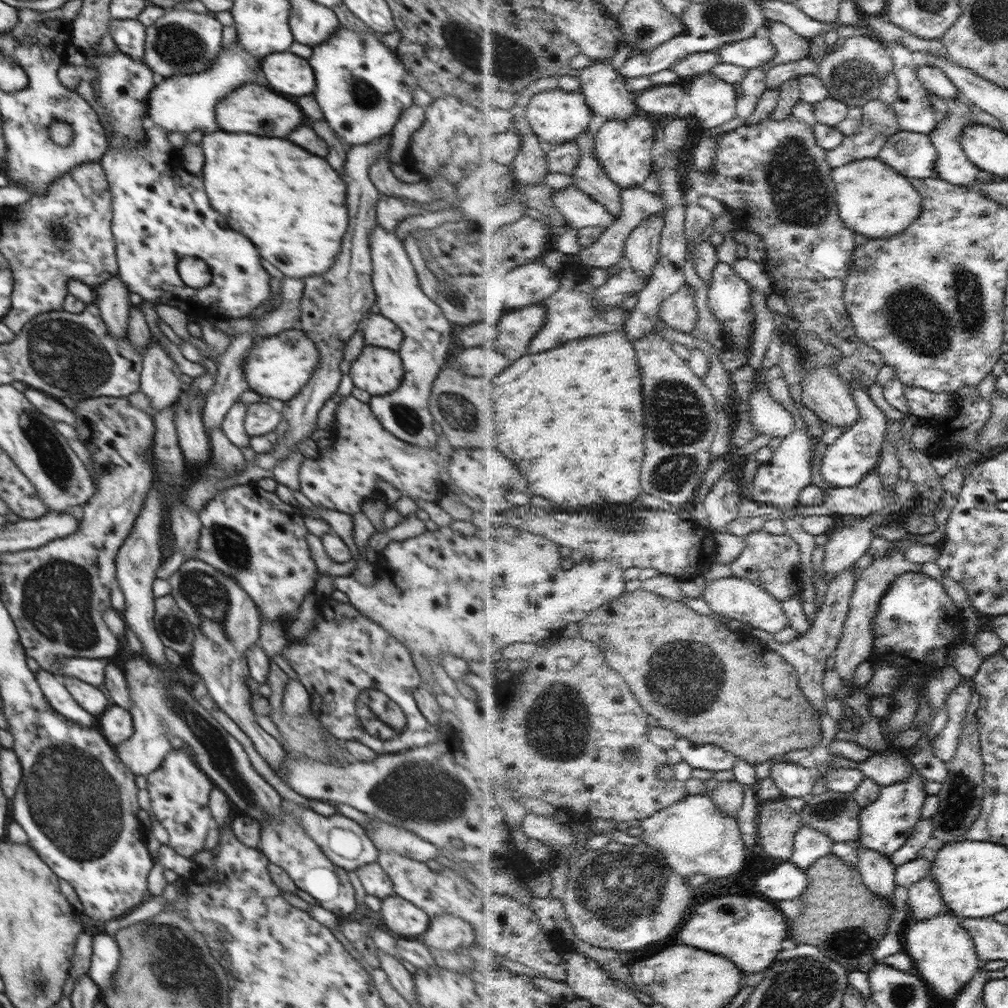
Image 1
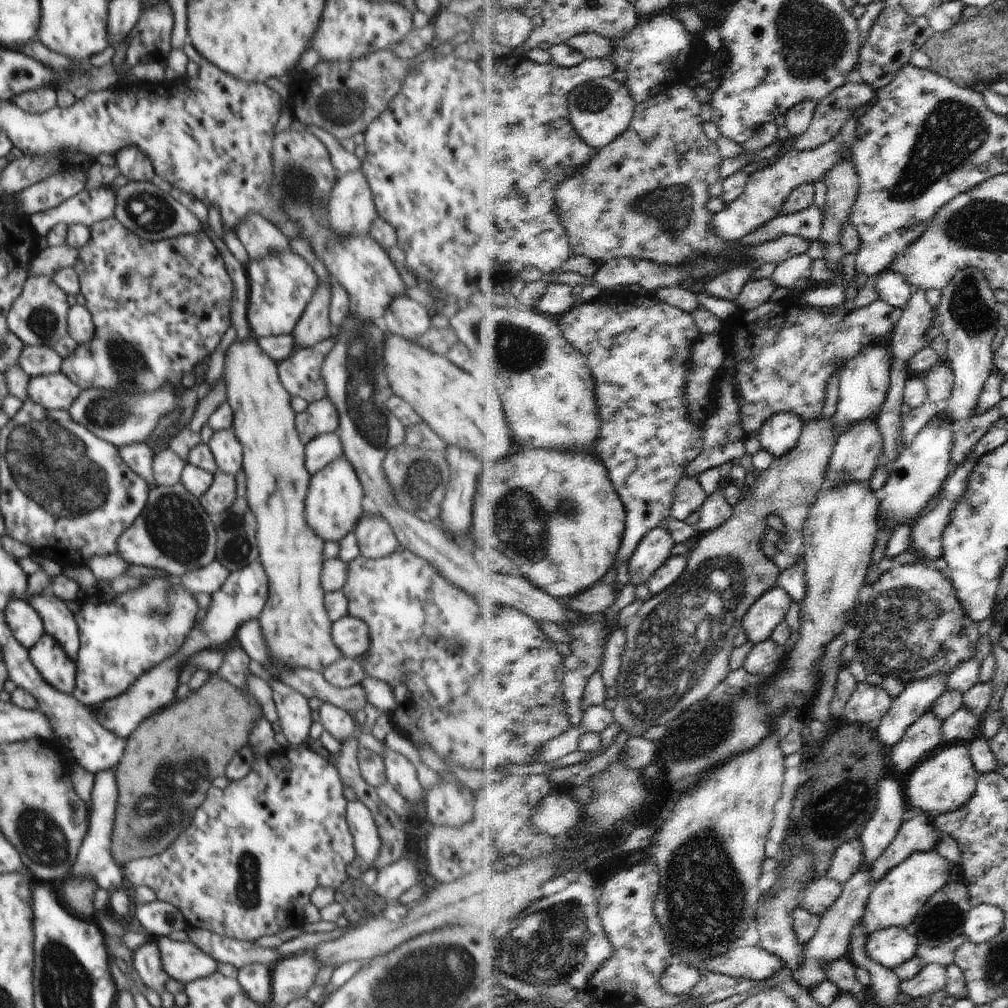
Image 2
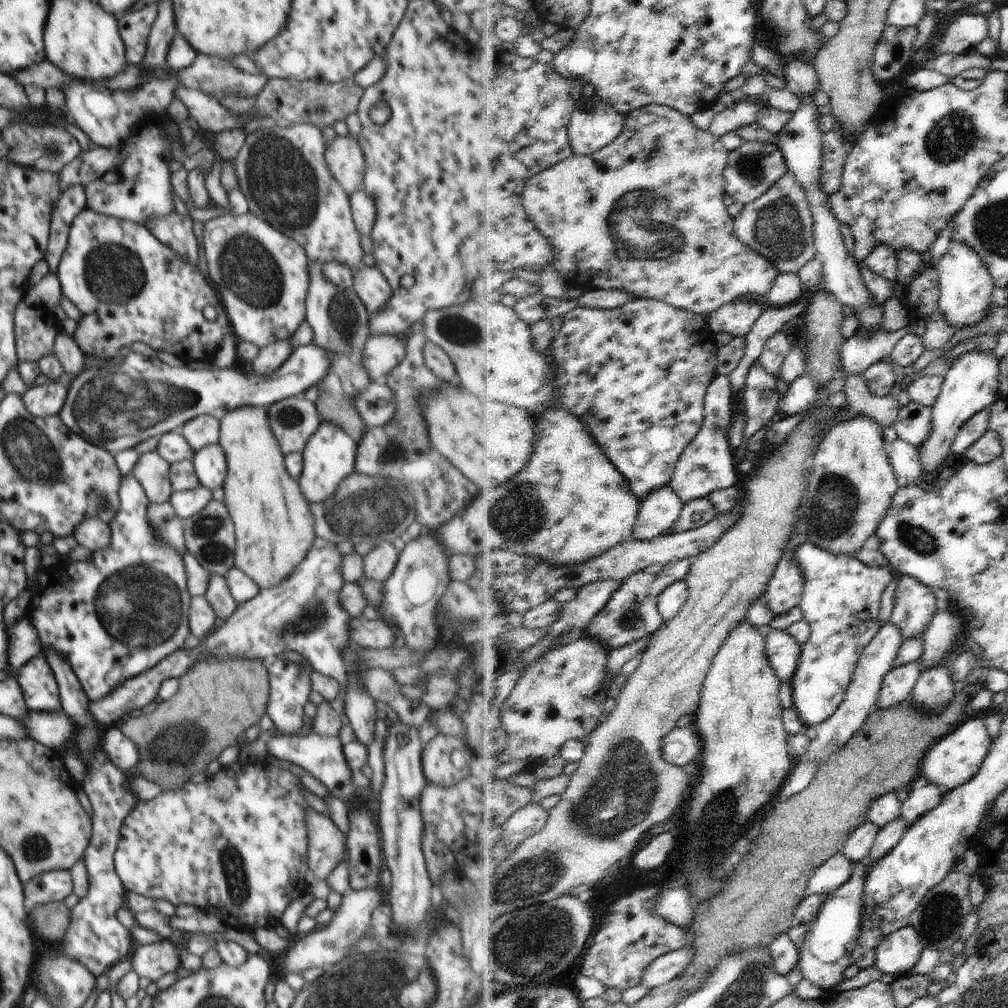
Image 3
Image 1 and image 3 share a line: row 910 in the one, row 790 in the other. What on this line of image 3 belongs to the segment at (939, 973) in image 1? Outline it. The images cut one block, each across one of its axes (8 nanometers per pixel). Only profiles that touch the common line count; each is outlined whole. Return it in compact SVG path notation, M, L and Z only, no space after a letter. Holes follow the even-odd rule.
M968 716L961 723L938 741L927 753L921 768L922 783L932 783L945 792L968 782L981 768L987 758L992 740L989 737L988 726L983 716Z

